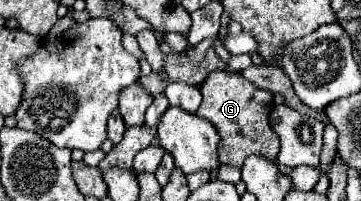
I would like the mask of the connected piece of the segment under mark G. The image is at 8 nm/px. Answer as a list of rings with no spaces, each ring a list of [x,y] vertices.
[[[212,71],[202,83],[200,91],[204,99],[196,115],[210,121],[220,135],[218,143],[220,165],[230,165],[240,169],[242,161],[250,157],[250,153],[260,153],[268,161],[276,161],[280,141],[268,123],[268,113],[274,107],[272,93],[254,87],[240,73],[230,73],[230,71]]]

